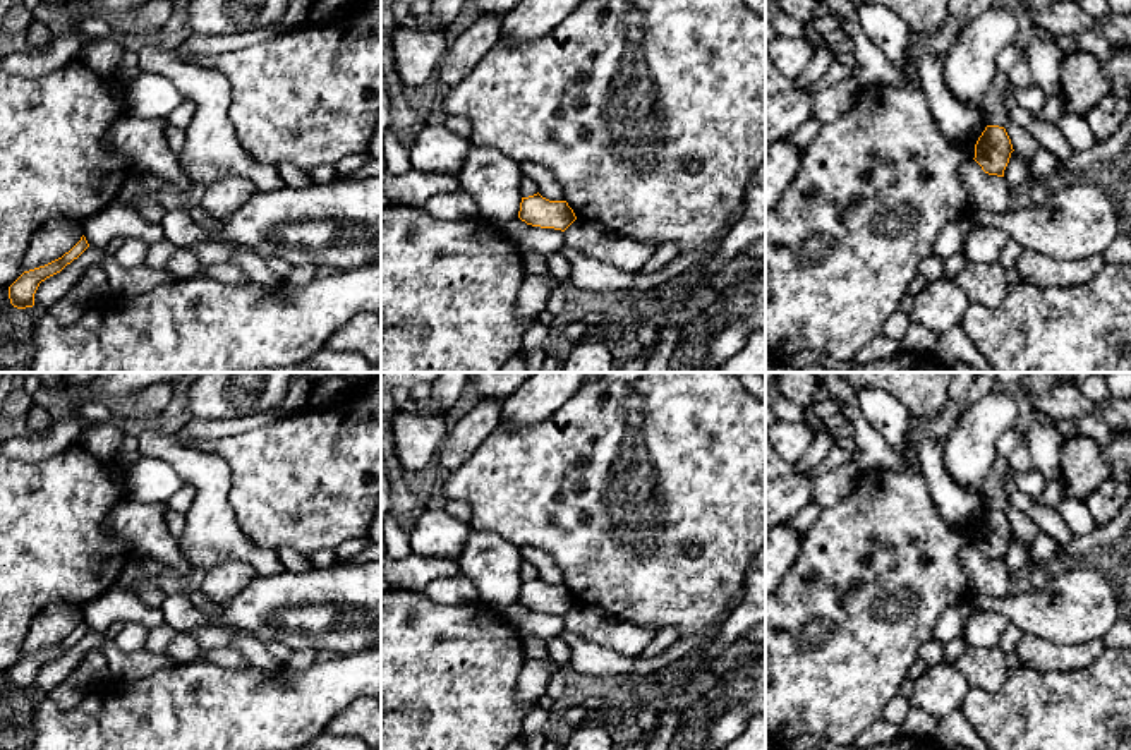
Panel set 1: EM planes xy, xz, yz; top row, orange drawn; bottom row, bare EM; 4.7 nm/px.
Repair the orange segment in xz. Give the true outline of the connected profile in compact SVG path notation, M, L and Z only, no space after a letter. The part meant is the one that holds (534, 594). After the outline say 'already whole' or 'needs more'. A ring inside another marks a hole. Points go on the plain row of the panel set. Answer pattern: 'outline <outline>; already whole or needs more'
outline M539 577L522 582L518 602L532 611L554 613L561 616L577 604L566 585L549 585Z; already whole

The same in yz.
outline M987 510L975 529L975 546L989 559L1004 561L1013 537L1011 523L1004 511Z; already whole

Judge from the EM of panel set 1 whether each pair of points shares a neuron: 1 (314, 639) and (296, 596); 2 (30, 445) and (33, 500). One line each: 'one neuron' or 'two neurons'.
1: one neuron
2: two neurons

